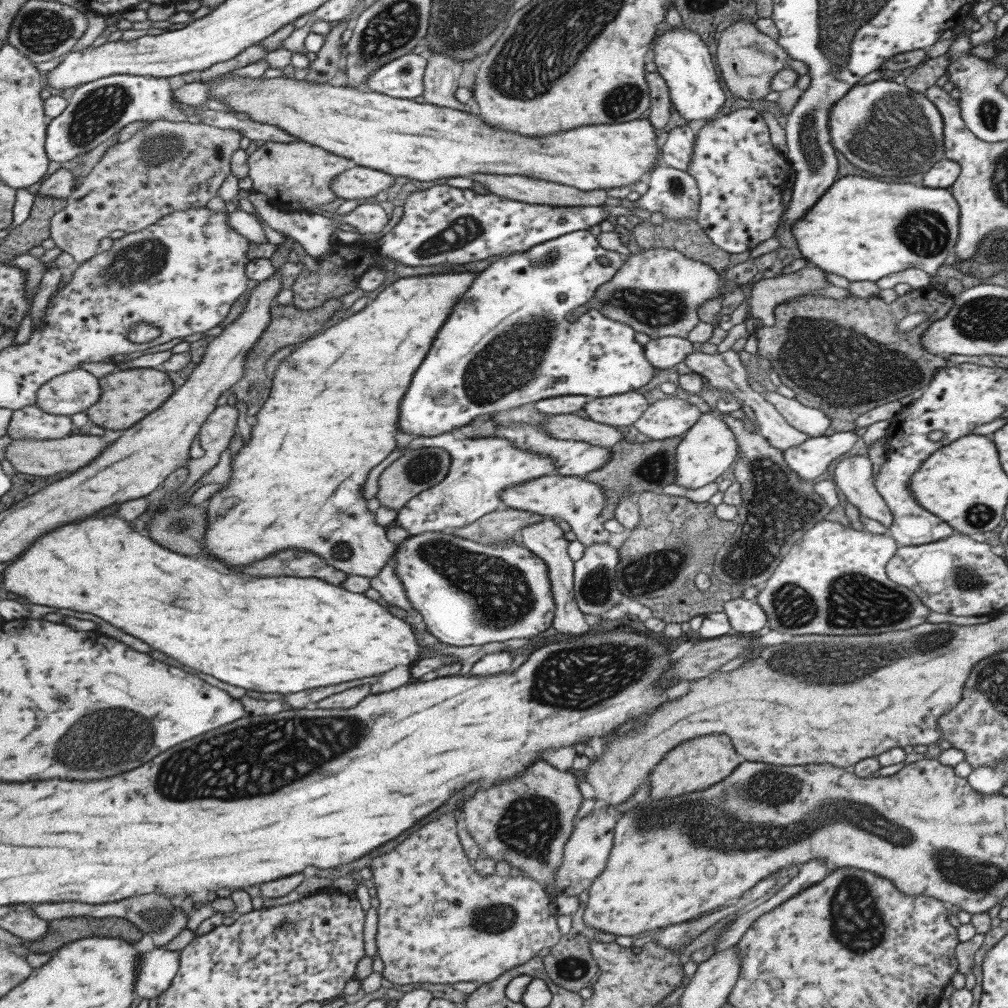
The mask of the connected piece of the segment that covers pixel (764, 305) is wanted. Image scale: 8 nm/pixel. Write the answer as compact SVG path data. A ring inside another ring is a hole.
M810 265L790 274L761 279L750 287L749 316L760 319L762 324L772 324L773 309L778 304L829 285L823 278L823 271Z

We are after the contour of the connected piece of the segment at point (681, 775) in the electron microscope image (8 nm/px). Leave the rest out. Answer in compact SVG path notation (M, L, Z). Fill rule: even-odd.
M706 735L687 740L672 748L649 772L649 797L659 800L681 796L687 792L703 790L723 780L734 768L744 761L734 750L729 738L724 735Z

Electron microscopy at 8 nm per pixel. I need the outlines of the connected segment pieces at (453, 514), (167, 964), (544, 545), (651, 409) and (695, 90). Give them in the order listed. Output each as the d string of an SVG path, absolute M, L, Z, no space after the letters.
M447 432L437 436L416 436L400 447L402 451L436 447L446 450L450 456L450 466L443 480L411 497L396 512L396 524L404 528L409 535L429 530L446 532L451 528L461 528L488 512L505 508L500 494L508 486L539 478L544 474L556 473L553 462L547 455L522 451L509 439L501 437L459 439Z
M153 950L140 953L134 982L134 994L139 998L155 998L165 992L178 969L179 951Z
M544 517L543 520L535 524L526 524L519 532L518 541L546 564L551 585L551 596L554 602L551 626L557 632L570 637L590 632L591 629L583 620L583 615L577 608L574 599L574 592L572 591L573 561L569 559L565 550L569 542L564 538L564 532L553 523L553 519Z
M675 396L649 402L632 425L653 441L678 439L699 417L697 407Z
M670 27L660 36L654 37L651 49L657 72L666 82L671 104L685 122L708 122L722 114L725 100L723 85L719 81L712 56L698 34L684 27Z

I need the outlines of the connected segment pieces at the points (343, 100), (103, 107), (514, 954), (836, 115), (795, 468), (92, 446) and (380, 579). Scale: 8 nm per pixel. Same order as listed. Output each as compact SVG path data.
M284 73L280 77L262 79L257 78L243 78L243 77L229 77L224 75L215 76L209 81L203 81L205 86L206 95L210 92L214 98L219 98L227 104L227 106L235 112L243 112L250 118L249 120L261 124L270 124L280 128L283 132L294 136L297 141L305 142L307 144L322 148L331 154L349 159L355 165L362 167L372 168L376 171L384 172L385 174L395 176L405 176L405 178L413 180L420 180L427 182L428 180L439 180L439 178L455 178L455 176L469 177L475 173L497 173L498 175L521 175L529 178L553 182L555 184L563 184L581 191L606 191L607 188L619 188L634 186L635 182L640 179L645 179L649 170L658 164L658 155L660 149L657 148L655 143L657 131L651 126L647 118L642 117L629 122L622 122L621 124L589 124L587 126L578 126L577 128L570 128L563 132L556 132L549 136L523 136L522 134L515 134L508 130L501 130L500 128L493 128L485 124L477 114L463 112L462 110L455 110L454 108L443 108L433 106L427 103L417 103L411 99L391 98L386 94L379 94L369 90L359 90L353 87L332 86L330 83L317 83L307 82L293 79L290 74Z
M121 73L78 85L71 97L66 100L66 107L61 114L52 118L51 124L46 127L46 157L51 162L67 162L70 158L89 152L131 122L187 121L188 117L184 112L172 104L171 95L167 78L152 76L131 76Z
M451 814L425 824L389 854L373 858L368 868L379 903L374 939L376 955L384 964L380 975L391 984L488 983L560 940L555 924L558 912L551 895L528 876L497 876L495 873L479 876L458 839Z
M879 78L868 84L855 83L840 99L837 99L829 109L827 119L831 146L841 152L847 162L851 162L859 170L869 170L871 176L879 176L879 180L907 180L907 184L919 184L919 176L923 176L938 160L944 158L942 139L942 118L934 104L927 100L924 93L909 90L904 84L897 84L892 79Z
M854 431L807 437L801 444L782 451L781 455L789 470L800 479L813 481L826 471L833 460L847 452L857 439Z
M86 432L53 440L12 439L12 442L6 447L5 459L9 460L18 472L29 476L29 479L36 483L42 476L50 477L57 472L74 471L87 465L108 445L105 435L94 436Z
M387 562L374 577L368 579L370 587L380 594L381 602L384 605L391 605L403 609L405 612L411 610L409 599L405 596L402 584L394 571L394 566Z

